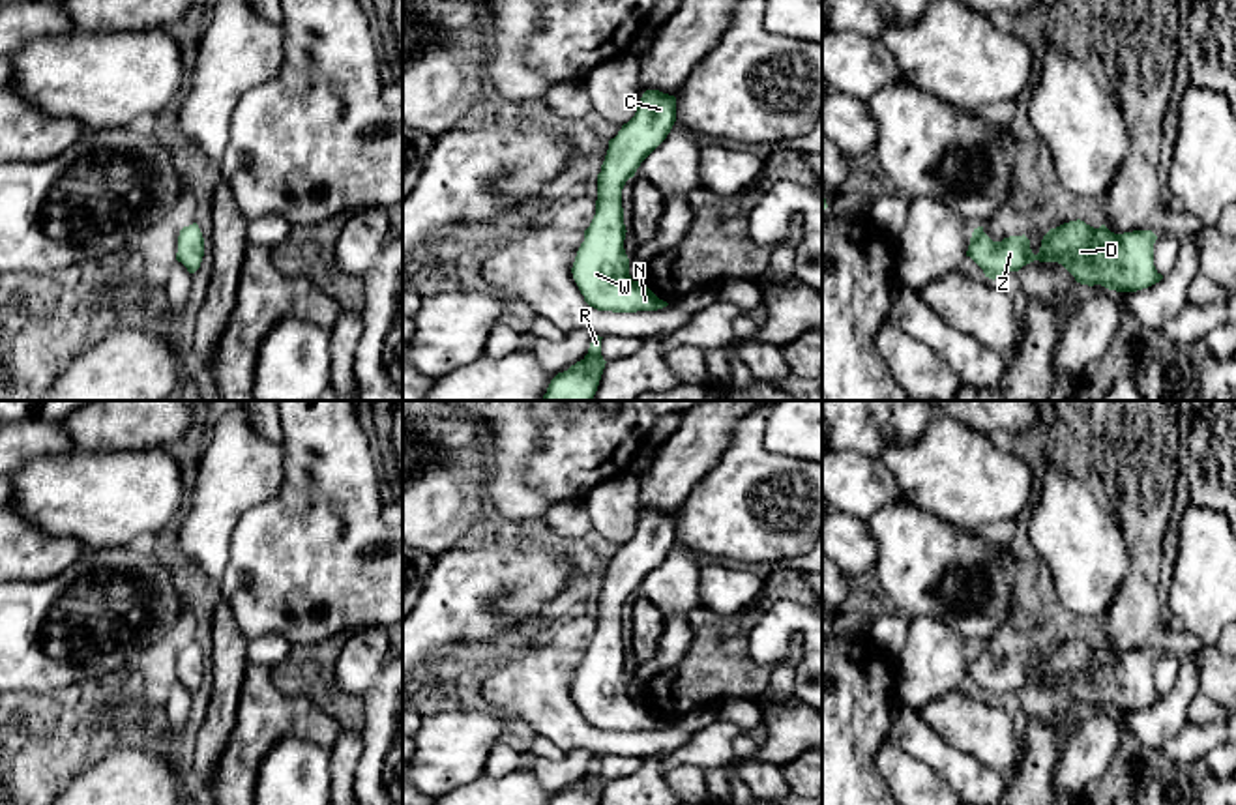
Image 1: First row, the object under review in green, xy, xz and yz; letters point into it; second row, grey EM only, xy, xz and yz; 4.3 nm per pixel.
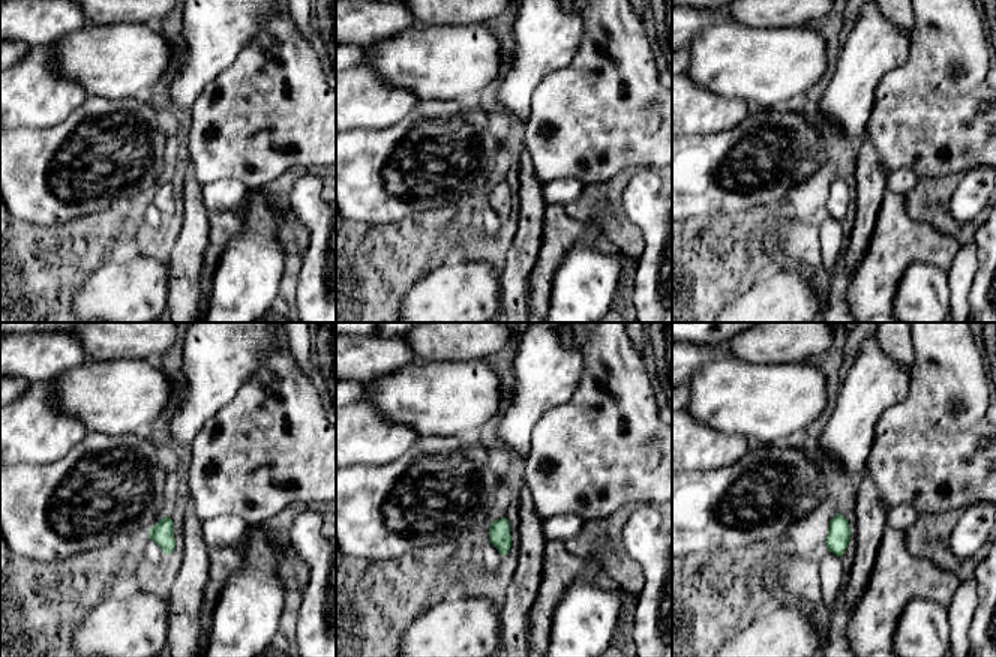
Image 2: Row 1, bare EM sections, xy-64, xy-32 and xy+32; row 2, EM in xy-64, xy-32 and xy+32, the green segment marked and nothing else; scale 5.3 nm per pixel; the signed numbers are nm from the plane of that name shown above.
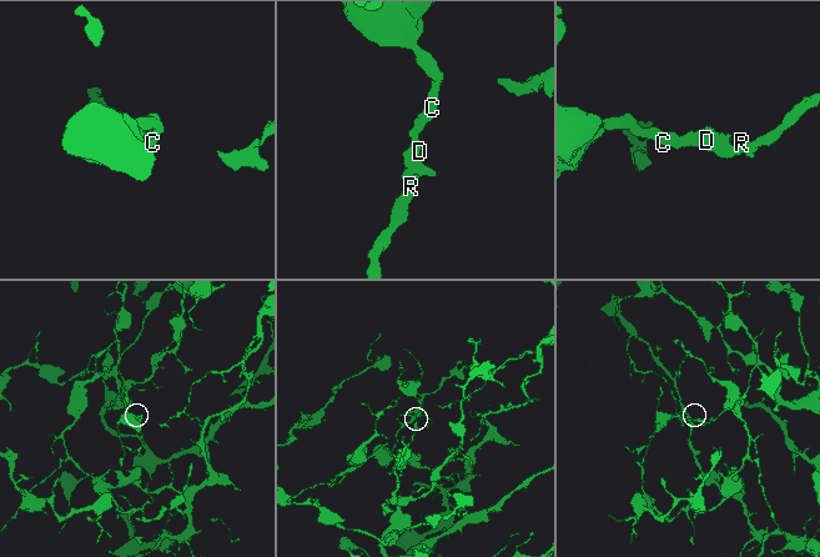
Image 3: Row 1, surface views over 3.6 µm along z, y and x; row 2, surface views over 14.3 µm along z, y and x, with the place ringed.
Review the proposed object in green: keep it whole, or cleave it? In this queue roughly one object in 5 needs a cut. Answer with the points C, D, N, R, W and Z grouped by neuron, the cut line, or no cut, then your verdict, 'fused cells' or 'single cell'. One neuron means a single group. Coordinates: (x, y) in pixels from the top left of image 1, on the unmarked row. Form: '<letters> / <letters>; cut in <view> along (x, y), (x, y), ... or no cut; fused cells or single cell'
C D N R W Z; no cut; single cell

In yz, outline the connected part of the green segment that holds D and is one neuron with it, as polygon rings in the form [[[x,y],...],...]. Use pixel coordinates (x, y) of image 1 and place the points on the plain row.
[[[1077,638],[1051,648],[1034,674],[1024,653],[993,661],[983,646],[978,646],[966,676],[993,700],[1039,680],[1062,683],[1081,704],[1137,711],[1163,698],[1154,685],[1155,659],[1152,650],[1114,653],[1105,644],[1094,648]]]

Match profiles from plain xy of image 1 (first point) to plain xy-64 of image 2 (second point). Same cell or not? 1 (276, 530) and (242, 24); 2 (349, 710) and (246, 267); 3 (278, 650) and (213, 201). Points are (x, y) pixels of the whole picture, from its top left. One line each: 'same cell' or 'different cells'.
1: different cells
2: different cells
3: same cell

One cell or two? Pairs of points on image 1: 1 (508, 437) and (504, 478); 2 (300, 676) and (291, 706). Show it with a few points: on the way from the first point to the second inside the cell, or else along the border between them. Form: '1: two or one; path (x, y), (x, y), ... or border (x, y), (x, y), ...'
1: one; path (508, 446), (508, 468)
2: two; border (270, 671), (279, 689), (306, 695), (332, 717)

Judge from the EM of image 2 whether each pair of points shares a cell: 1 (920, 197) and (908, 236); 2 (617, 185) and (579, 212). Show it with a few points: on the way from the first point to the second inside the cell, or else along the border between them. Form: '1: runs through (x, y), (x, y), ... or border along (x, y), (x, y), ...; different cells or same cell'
1: border along (903, 197), (911, 218), (927, 222), (944, 234); different cells
2: runs through (608, 194), (600, 201), (588, 206); same cell

